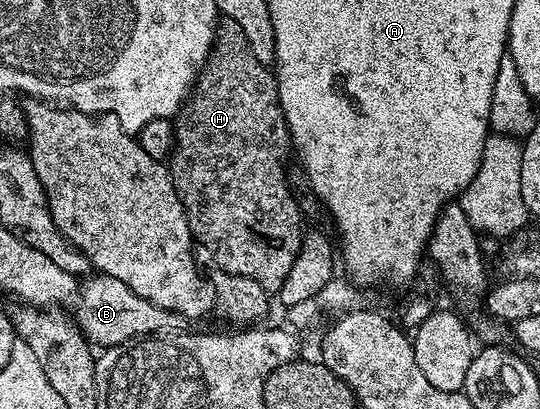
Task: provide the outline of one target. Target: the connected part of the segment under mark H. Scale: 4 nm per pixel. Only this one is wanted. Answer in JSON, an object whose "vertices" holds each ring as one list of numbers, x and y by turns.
{"vertices":[[221,18,217,22,208,59,204,63,204,68,200,70,199,75,196,77,196,86,192,88,192,94,188,96,184,106,181,107,179,115,175,116,174,126,175,143,170,154,170,174,174,189,184,206,184,212,192,230,193,240,199,246,201,243,212,254,212,259,216,262,215,266,219,270,234,273,238,277,250,277,250,281,258,281,258,285,262,285,270,293,279,292,280,287,284,284,286,273,290,273,290,265,294,265,294,257,298,257,298,249,302,245,306,234,305,220,302,218,296,204,296,198,290,191,286,179,286,164,290,159,288,151,290,155,292,134,288,132,286,117,282,113,275,74,270,70,269,64,258,61,258,57,254,57,254,53,250,53,250,41,246,41,242,28,234,21]]}

